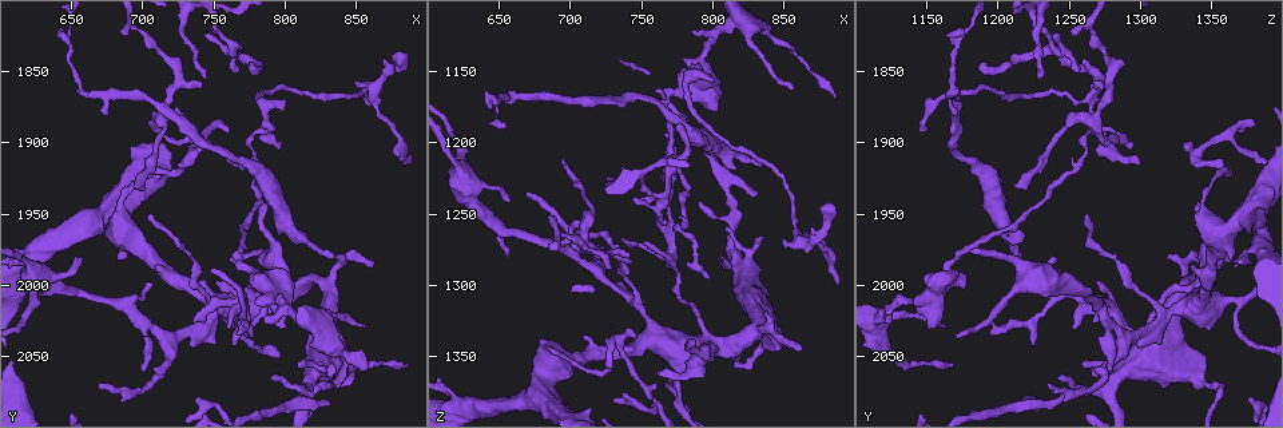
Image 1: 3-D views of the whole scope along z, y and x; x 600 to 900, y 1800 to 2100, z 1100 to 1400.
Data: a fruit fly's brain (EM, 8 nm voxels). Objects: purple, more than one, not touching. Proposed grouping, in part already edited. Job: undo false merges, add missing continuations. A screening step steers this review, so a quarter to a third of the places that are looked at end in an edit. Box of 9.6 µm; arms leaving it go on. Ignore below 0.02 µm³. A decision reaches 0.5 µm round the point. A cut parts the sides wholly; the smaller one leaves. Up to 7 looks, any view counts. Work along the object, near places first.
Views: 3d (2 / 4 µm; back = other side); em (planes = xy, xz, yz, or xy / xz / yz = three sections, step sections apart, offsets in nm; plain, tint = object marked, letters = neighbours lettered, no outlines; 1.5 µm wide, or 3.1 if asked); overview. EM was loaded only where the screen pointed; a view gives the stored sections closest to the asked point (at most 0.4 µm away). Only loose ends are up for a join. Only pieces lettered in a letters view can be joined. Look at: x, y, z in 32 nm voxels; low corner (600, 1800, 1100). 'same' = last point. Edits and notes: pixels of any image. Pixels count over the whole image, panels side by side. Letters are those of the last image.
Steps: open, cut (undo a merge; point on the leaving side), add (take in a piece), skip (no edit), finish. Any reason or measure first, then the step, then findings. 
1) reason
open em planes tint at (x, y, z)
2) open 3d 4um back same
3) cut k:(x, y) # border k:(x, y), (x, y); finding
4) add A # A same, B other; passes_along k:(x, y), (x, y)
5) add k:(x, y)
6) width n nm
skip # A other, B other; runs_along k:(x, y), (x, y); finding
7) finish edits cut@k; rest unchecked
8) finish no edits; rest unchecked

thick turns thin
open em planes plain at (810, 1966, 1208)

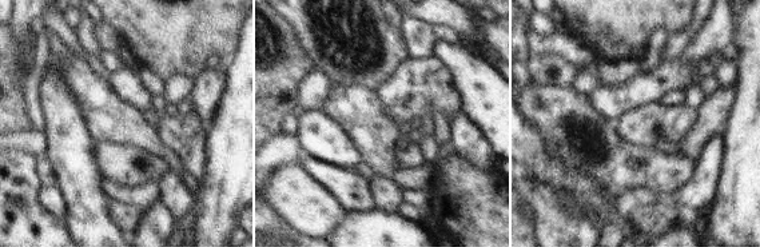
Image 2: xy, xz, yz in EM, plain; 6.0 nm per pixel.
open em planes letters same

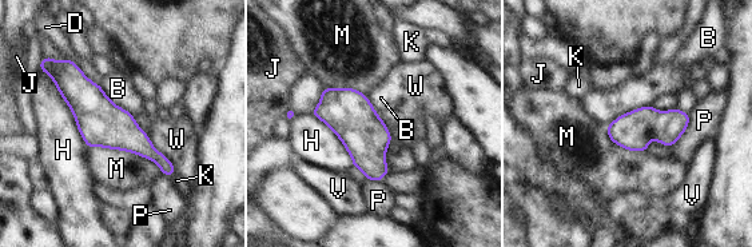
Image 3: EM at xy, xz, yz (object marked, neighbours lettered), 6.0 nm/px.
width 240 nm
skip # B other, D other, H other, J other, K other, M other, P other, V other, W other; runs_along 3:(56, 66), (123, 134), (171, 170); one cell here

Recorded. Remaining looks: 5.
open 3d 4um at (762, 2028, 1254)

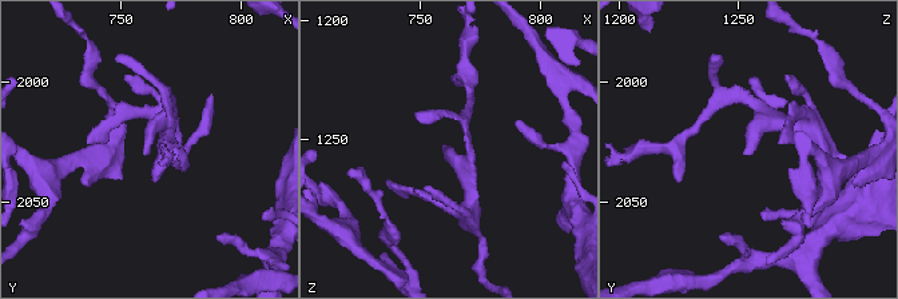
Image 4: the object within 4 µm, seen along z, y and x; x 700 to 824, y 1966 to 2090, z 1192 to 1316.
open em planes plain at (760, 2030, 1252)

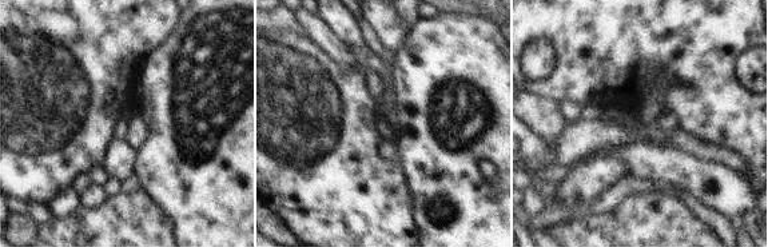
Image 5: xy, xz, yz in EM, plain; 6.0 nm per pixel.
see the neighbours
open em planes letters same

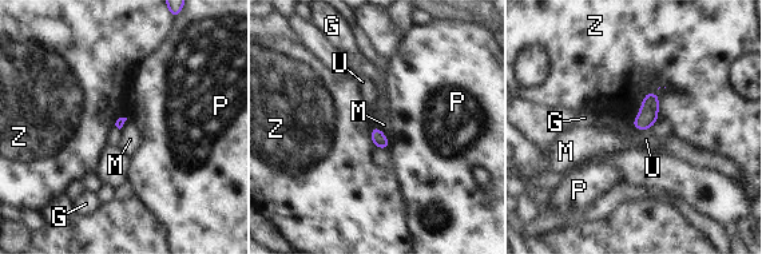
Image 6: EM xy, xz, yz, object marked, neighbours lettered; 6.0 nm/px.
longest_contact Z 150 nm
skip # G other, M other, P other, U other, Z other; no lettered piece goes on from it

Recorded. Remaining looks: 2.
an open end
open 3d 4um at (878, 1840, 1244)

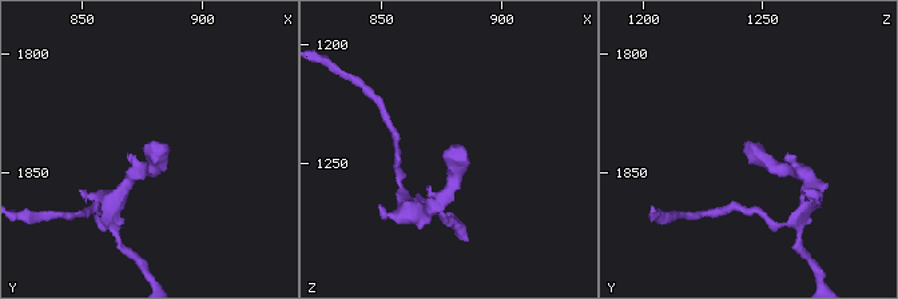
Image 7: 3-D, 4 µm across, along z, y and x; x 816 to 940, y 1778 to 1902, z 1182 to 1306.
now the EM
open em planes letters at (876, 1838, 1244)

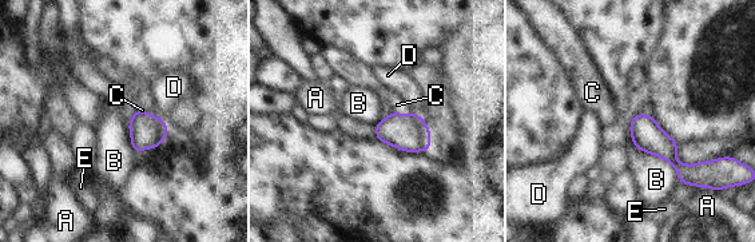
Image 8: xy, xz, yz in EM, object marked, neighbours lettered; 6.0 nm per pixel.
add 8:(397, 104) # A other, B other, C same, D other, E other; it goes on there

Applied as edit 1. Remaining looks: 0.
finish edits add@8; rest unchecked

